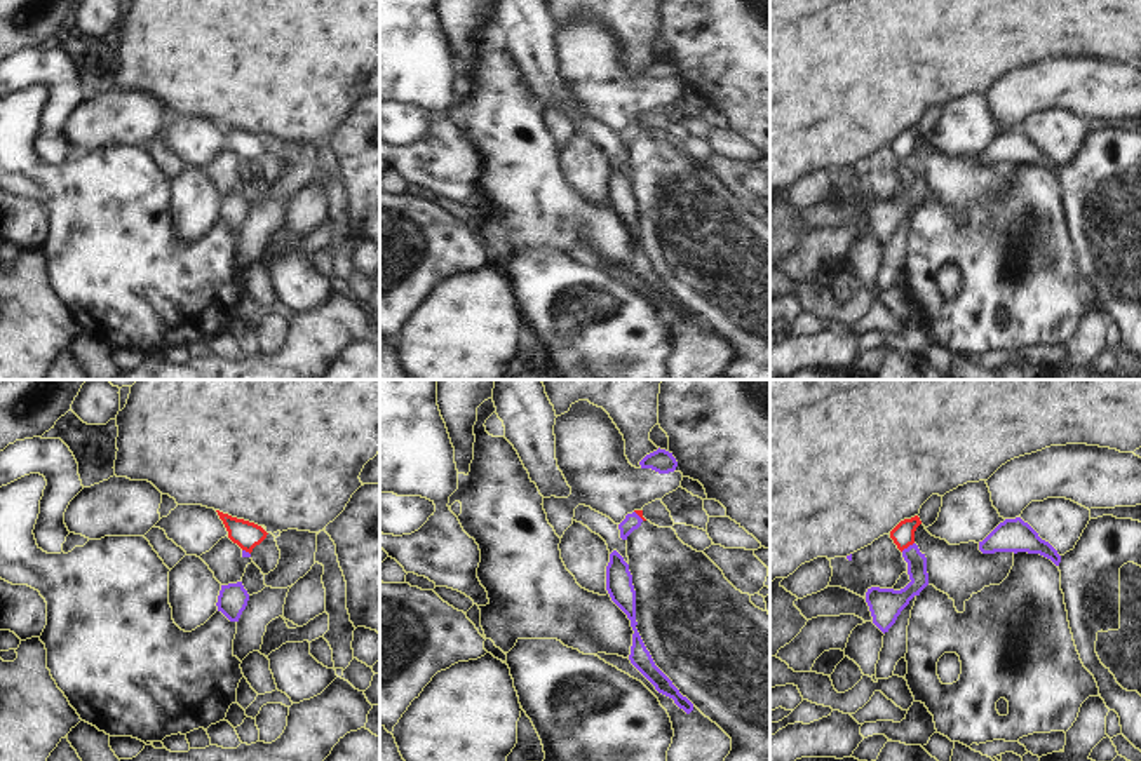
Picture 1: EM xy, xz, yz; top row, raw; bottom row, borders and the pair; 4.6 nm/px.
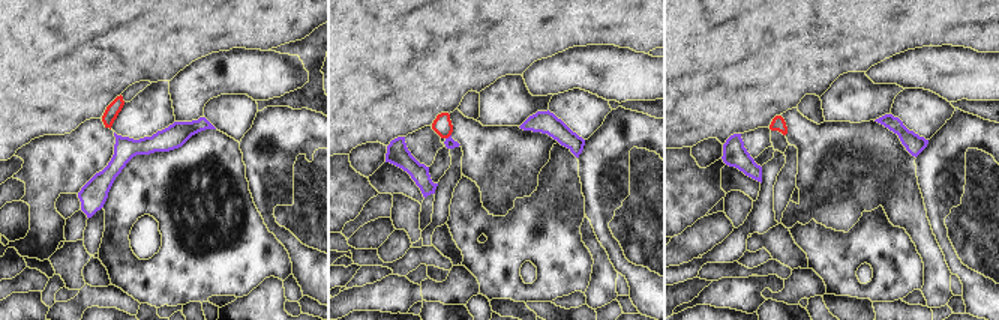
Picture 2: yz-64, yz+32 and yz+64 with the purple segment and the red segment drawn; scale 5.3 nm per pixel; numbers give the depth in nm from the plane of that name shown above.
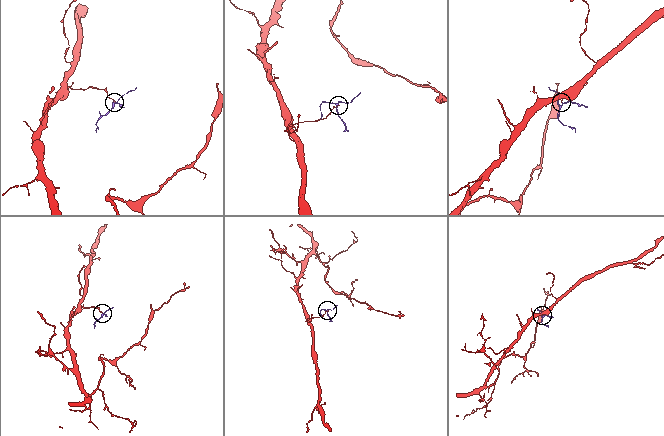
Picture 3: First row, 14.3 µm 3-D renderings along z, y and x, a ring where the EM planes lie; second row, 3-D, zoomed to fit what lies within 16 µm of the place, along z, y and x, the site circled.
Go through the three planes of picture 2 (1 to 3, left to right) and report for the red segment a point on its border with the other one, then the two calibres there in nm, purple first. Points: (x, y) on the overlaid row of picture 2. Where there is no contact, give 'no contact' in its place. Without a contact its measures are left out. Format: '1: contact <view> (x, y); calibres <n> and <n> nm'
1: no contact
2: contact yz+32 (449, 137); calibres 60 and 100 nm
3: no contact

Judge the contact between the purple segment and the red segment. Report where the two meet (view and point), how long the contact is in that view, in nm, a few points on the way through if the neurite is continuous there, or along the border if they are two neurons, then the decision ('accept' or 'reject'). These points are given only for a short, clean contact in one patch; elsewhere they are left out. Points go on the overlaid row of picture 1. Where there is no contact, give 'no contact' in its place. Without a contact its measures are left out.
contact yz (908, 547); length 80 nm; border yz (913, 542), (901, 551); reject

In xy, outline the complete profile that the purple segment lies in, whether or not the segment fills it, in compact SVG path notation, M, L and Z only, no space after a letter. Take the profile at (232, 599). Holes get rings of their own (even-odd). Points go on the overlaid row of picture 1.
M242 582L221 585L218 596L218 611L221 611L230 622L239 622L242 611L246 609L249 594Z

